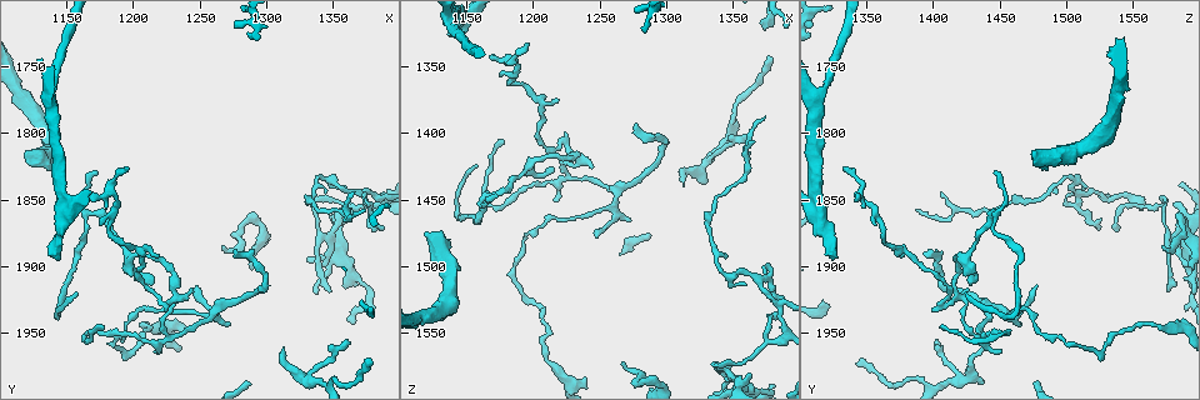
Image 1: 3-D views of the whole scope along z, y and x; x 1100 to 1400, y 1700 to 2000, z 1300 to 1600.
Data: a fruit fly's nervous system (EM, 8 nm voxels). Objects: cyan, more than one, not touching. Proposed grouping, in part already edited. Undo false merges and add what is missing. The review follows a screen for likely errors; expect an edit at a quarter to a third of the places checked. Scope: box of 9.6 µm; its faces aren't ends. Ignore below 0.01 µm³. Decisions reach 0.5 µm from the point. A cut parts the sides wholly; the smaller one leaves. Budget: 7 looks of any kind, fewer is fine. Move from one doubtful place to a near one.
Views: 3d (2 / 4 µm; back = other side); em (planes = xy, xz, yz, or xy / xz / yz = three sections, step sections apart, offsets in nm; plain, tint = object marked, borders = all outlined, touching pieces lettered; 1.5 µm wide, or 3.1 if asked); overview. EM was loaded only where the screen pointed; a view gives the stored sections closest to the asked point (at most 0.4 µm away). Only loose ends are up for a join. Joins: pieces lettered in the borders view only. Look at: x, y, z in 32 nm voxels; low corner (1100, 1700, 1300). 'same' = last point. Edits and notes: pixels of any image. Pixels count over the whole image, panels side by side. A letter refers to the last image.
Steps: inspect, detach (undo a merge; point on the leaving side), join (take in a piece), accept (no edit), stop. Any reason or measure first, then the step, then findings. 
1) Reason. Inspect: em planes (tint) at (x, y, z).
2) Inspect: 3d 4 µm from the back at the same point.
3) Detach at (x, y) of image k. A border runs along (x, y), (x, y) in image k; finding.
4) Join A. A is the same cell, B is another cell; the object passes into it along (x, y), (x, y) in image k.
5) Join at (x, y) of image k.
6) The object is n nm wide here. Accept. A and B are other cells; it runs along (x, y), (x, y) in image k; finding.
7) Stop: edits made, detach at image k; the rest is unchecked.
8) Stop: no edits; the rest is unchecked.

Branch stops here. Inspect: em xy step 4 (tint) at (1216, 1964, 1452).

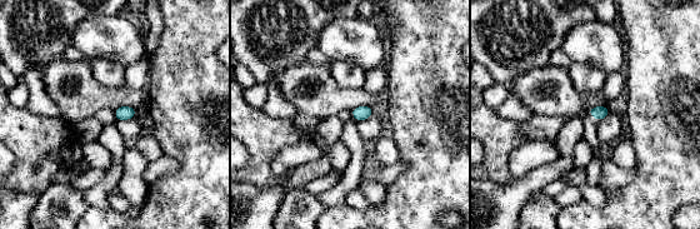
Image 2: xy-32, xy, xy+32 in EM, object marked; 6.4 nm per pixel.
Inspect: em planes (borders) at the same point.

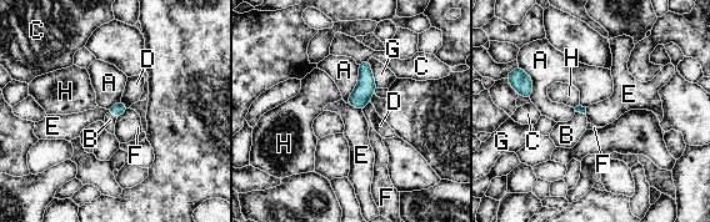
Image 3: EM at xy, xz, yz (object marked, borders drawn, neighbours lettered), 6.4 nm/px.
The longest contact is with A, 260 nm. Join B. B is the same cell, A, C, D, E, F, G and H are other cells; the neuron continues.

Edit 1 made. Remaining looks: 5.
Inspect: overview.

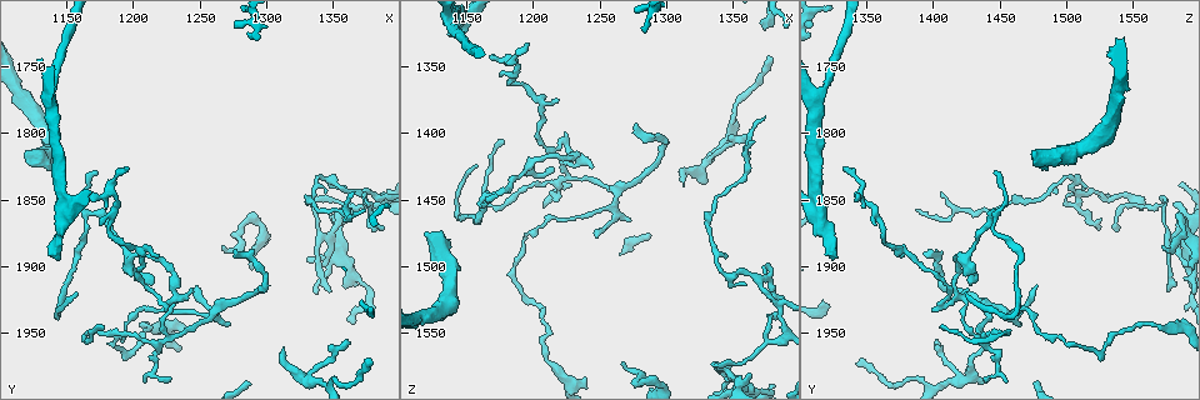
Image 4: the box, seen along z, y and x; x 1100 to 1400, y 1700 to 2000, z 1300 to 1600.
Sharp bend. Inspect: em planes (plain) at (1142, 1936, 1460).

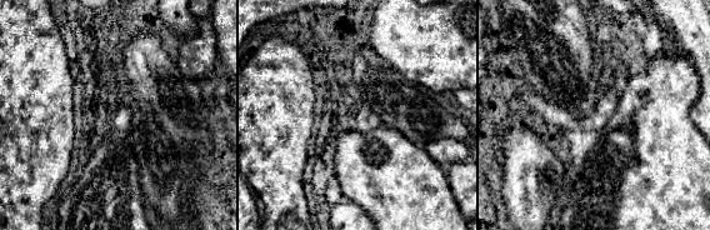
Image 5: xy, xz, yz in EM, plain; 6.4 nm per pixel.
Inspect: em planes (borders) at the same point.

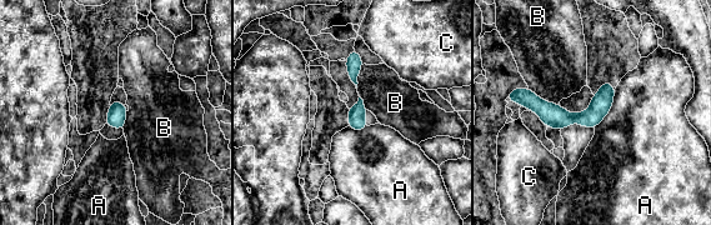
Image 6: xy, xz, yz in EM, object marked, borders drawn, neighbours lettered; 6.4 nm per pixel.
The object is 110 nm wide here. Accept. A, B and C are other cells; it runs along (611, 91), (586, 118), (519, 98) in image 6; all the same neuron.

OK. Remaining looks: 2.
Stops while still wide. Inspect: 3d 4 µm at (1120, 1816, 1476).

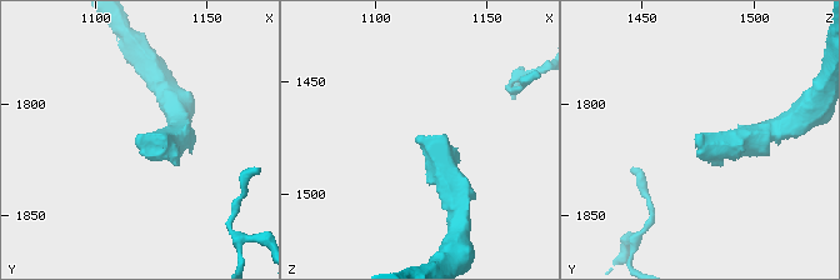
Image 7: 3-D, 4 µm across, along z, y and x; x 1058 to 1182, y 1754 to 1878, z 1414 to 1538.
Inspect: em xy step 4 (borders) at (1119, 1815, 1477).

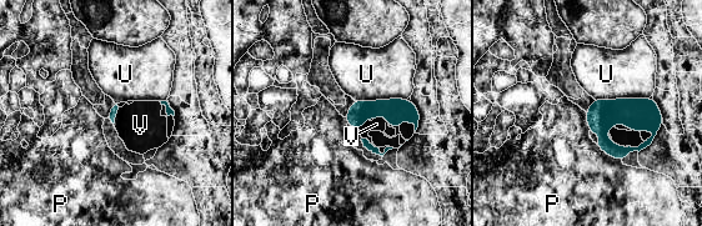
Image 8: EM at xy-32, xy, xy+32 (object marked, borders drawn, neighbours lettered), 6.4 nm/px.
Join V. V is the same cell, P and U are other cells; the object passes into it along (395, 109), (379, 116), (376, 124) in image 8; it goes on there.

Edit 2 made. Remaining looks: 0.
Stop: edits made, join at image 3, join at image 8; the rest is unchecked.

